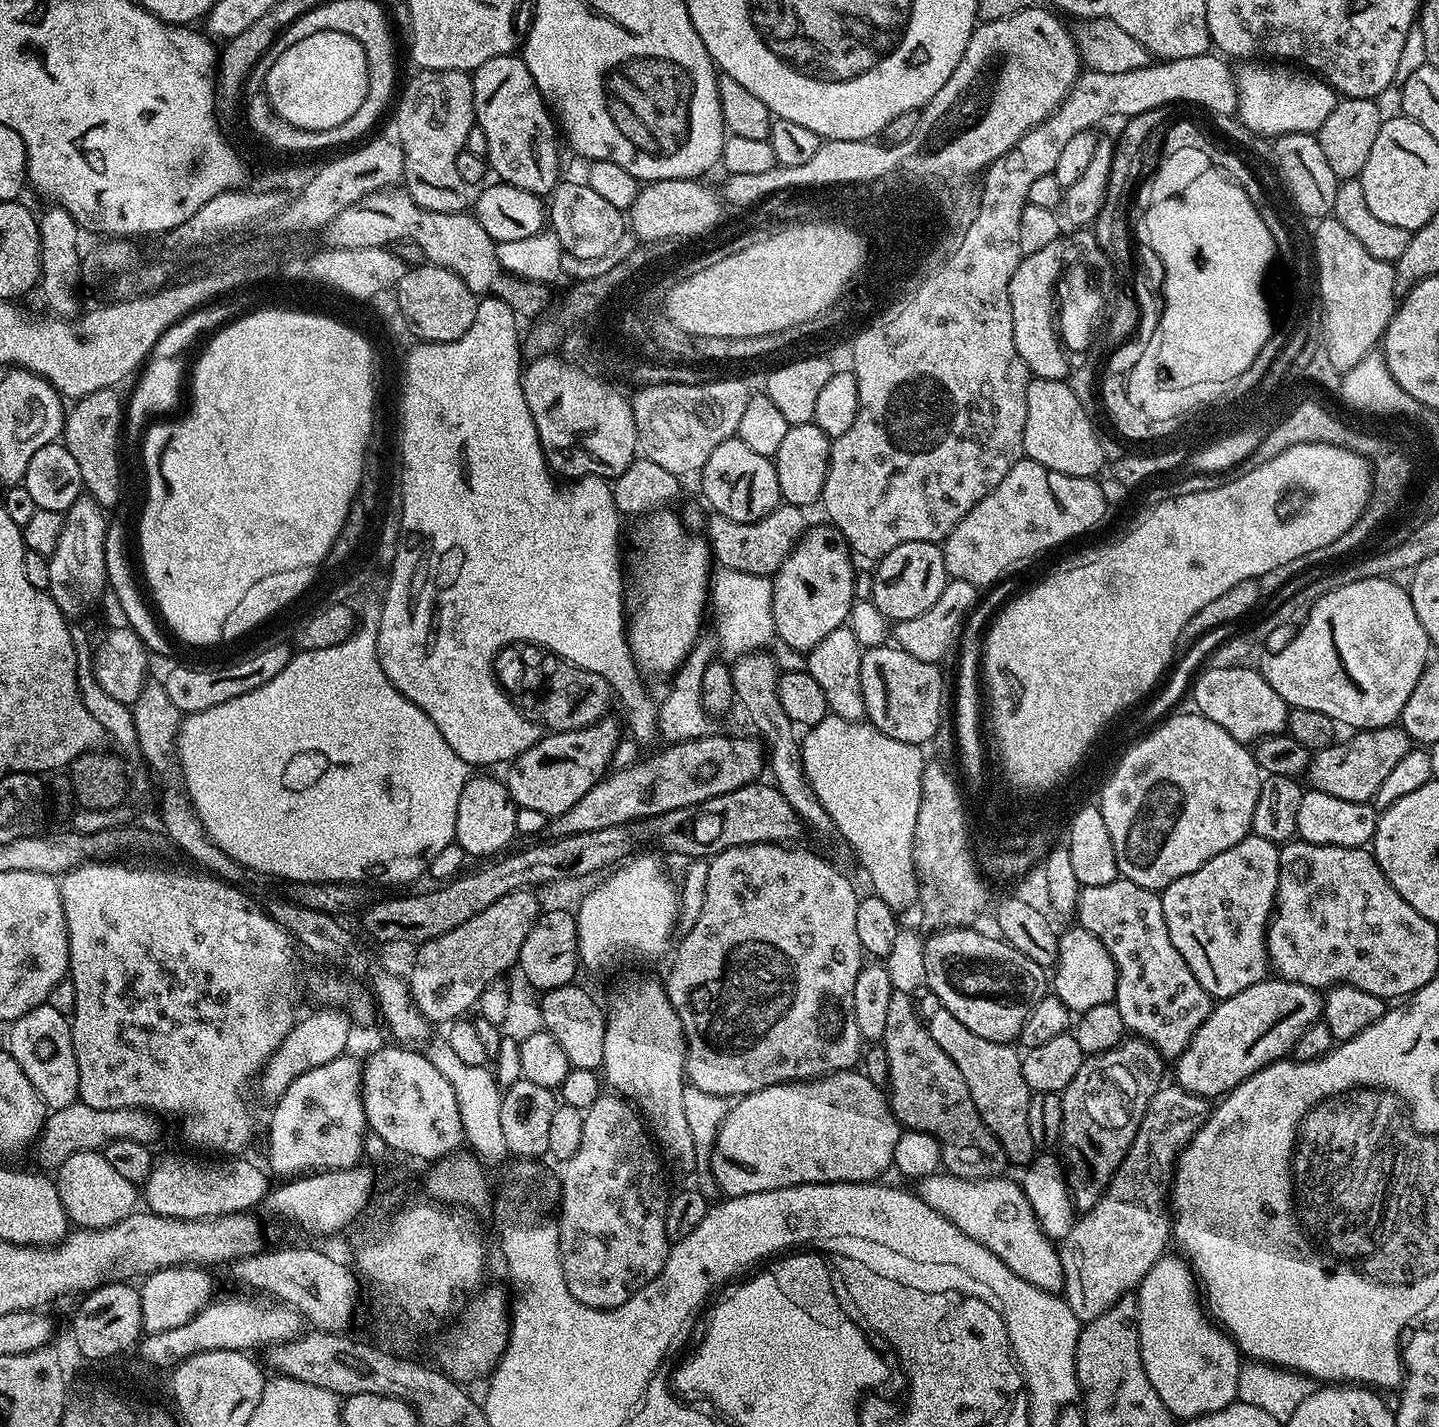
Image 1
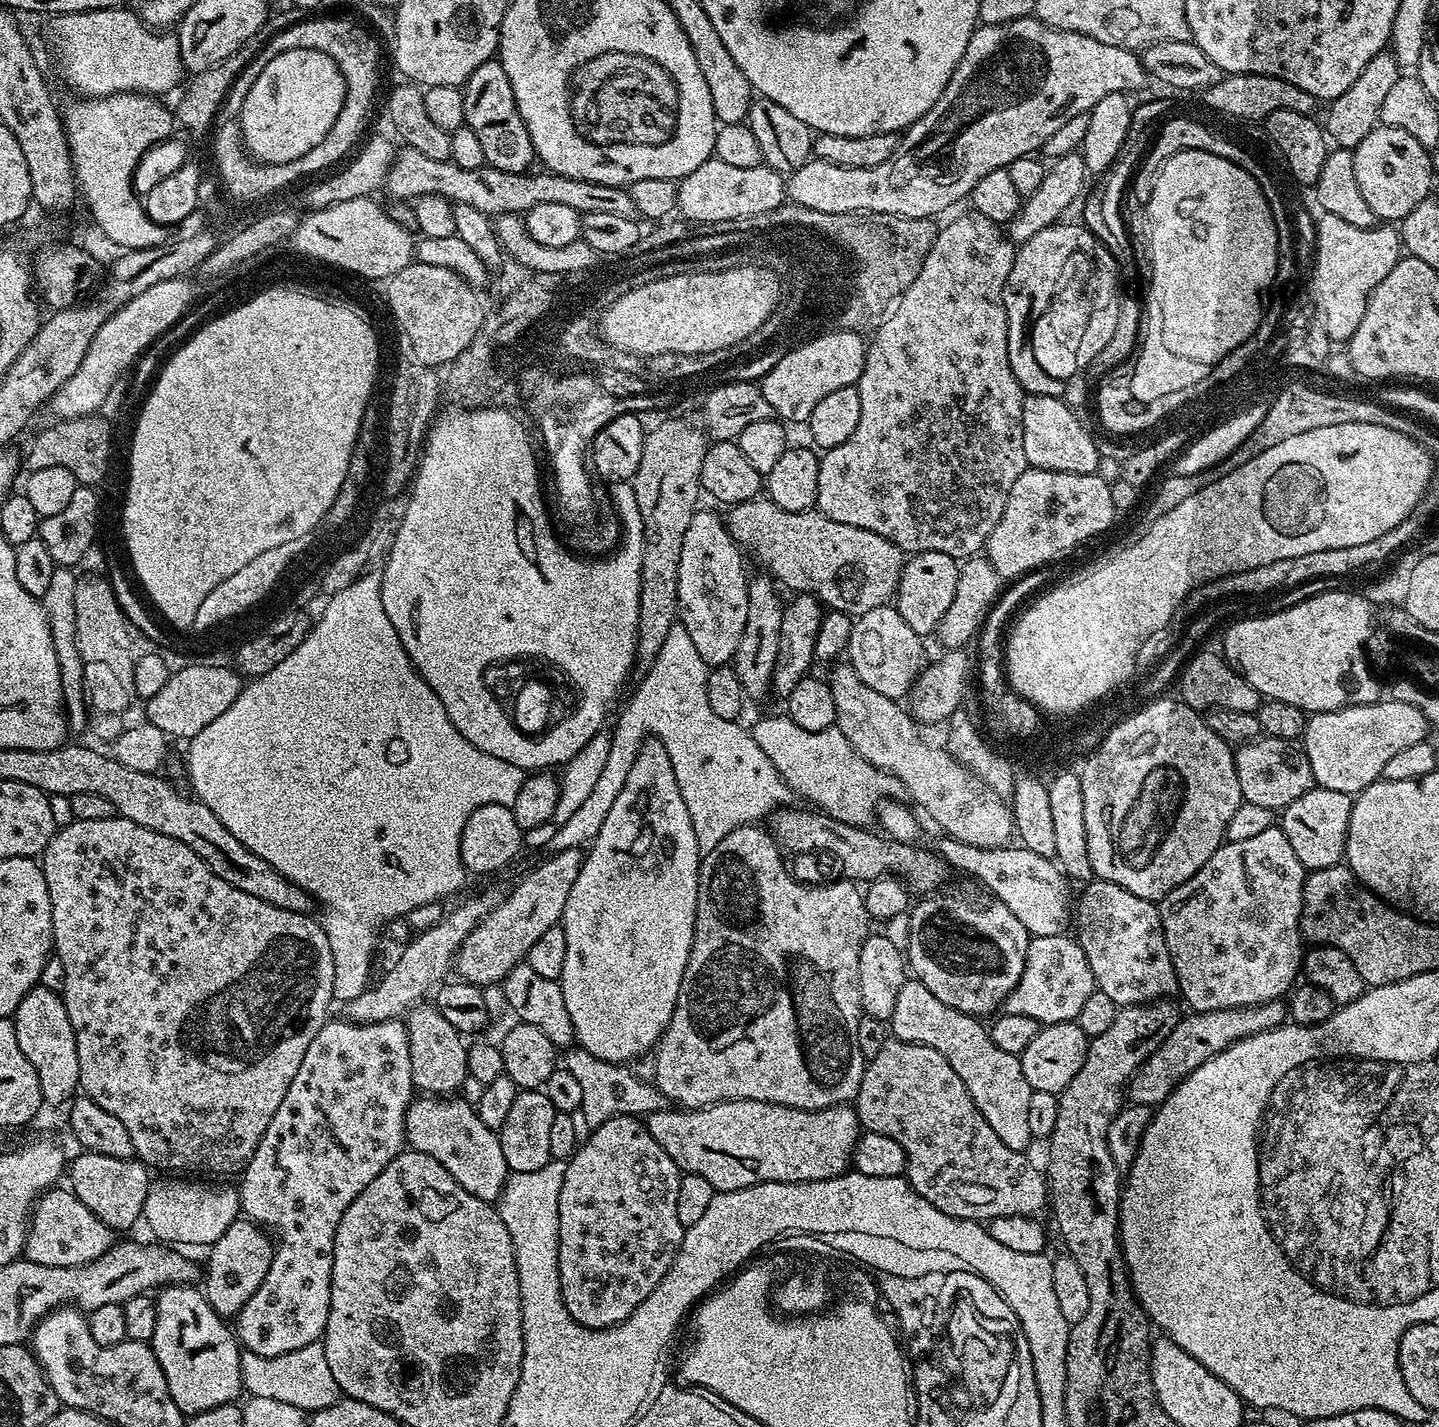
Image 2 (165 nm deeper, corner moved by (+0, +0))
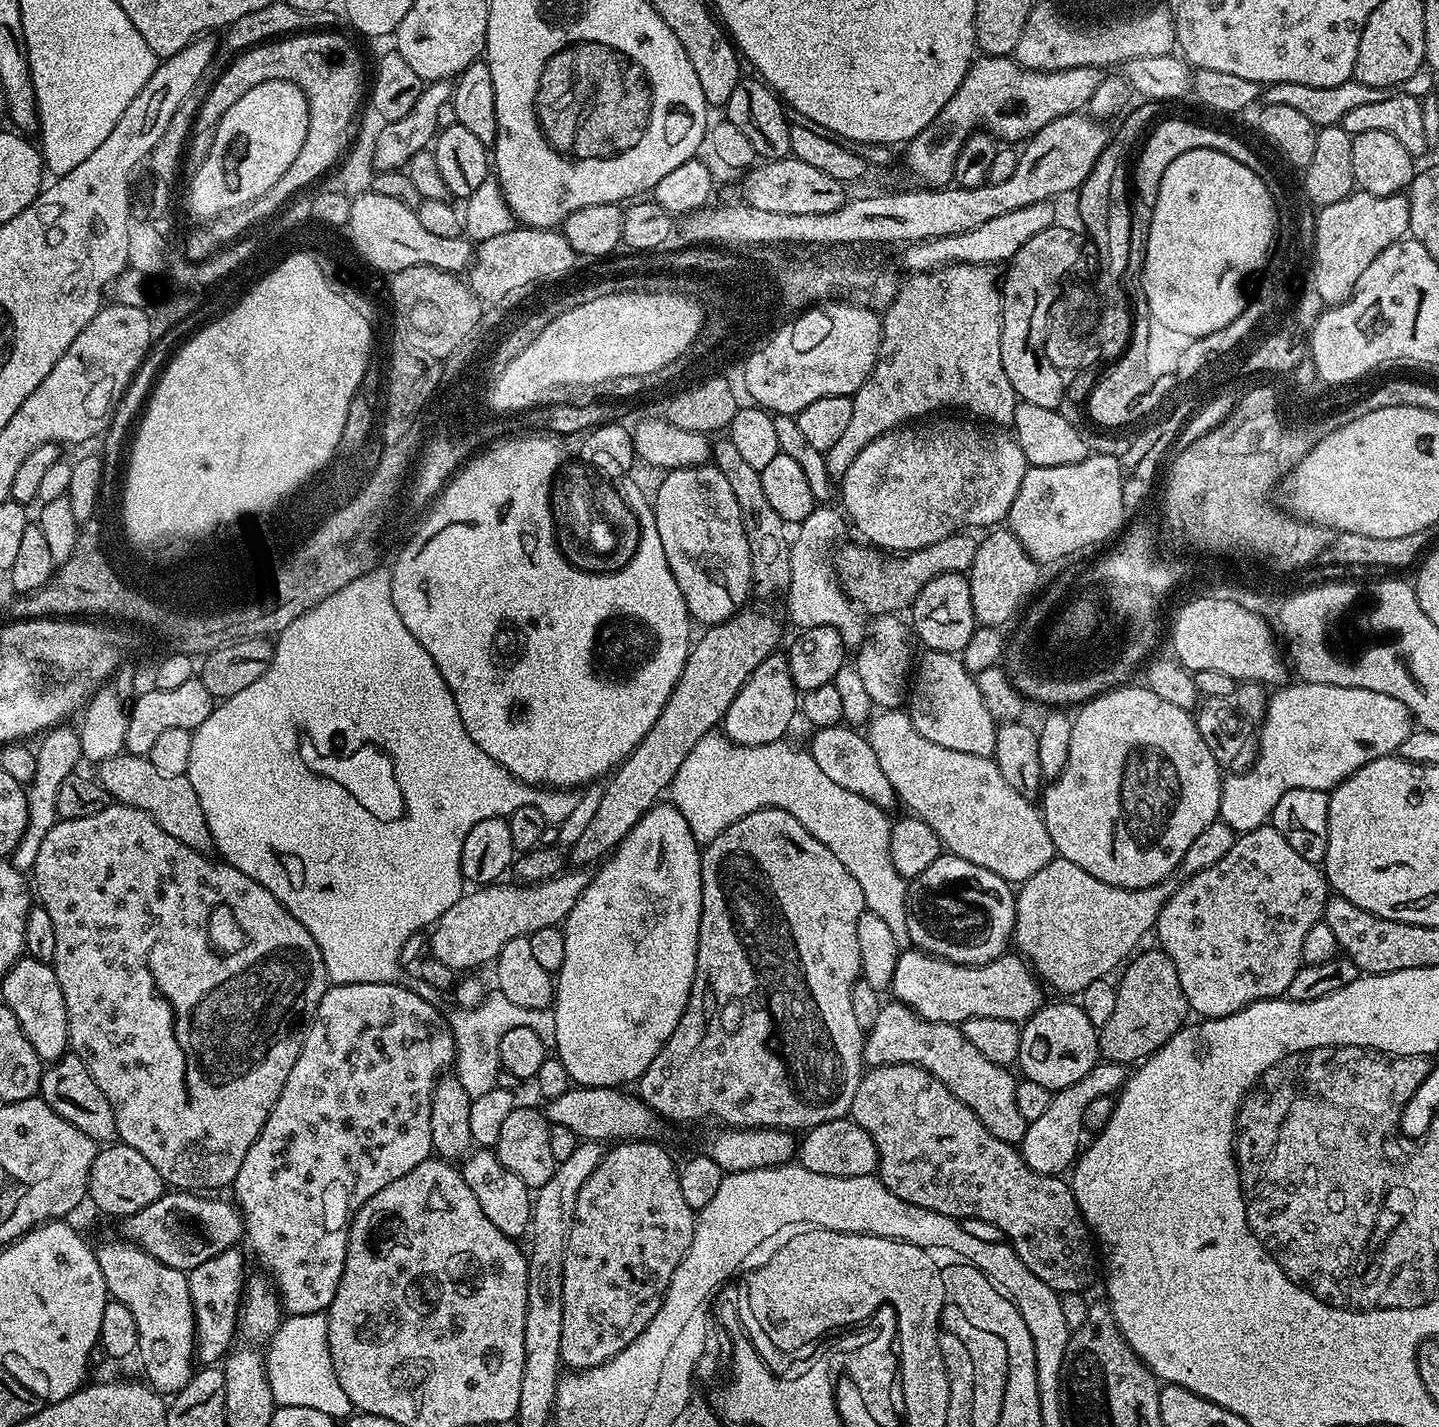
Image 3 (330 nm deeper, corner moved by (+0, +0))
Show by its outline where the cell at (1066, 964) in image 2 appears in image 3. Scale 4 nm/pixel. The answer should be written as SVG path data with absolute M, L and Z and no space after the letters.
M919 950L901 951L890 989L899 1003L913 1008L922 1018L957 1026L963 1026L970 1018L1028 1020L1044 1007L1043 991L1031 964L1019 954L1005 954L988 964L955 964Z

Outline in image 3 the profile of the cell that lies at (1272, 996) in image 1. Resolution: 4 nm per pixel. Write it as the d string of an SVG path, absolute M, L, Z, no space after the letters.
M1104 1060L1095 1064L1090 1074L1086 1074L1086 1078L1078 1078L1074 1086L1066 1086L1059 1092L1054 1092L1049 1108L1040 1117L1028 1121L1026 1134L1018 1145L1026 1166L1030 1166L1030 1170L1038 1170L1038 1174L1047 1176L1067 1173L1075 1165L1082 1148L1080 1132L1085 1131L1086 1106L1090 1106L1090 1102L1094 1102L1094 1098L1099 1096L1115 1097L1124 1087L1129 1075L1129 1069L1125 1065L1116 1064L1113 1060Z

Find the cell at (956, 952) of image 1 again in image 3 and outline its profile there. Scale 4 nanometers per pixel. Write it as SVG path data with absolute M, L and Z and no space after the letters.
M942 854L908 884L906 930L911 947L921 952L931 952L943 960L955 964L988 964L998 959L1009 951L1013 943L1015 921L1016 897L1013 885L982 866L974 866L974 862L966 862L966 858Z

